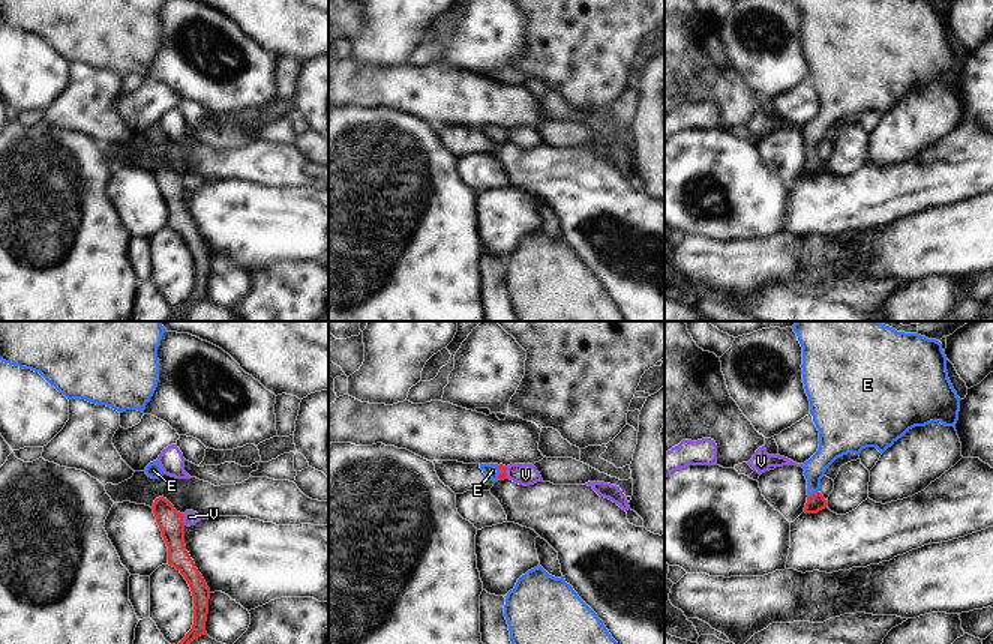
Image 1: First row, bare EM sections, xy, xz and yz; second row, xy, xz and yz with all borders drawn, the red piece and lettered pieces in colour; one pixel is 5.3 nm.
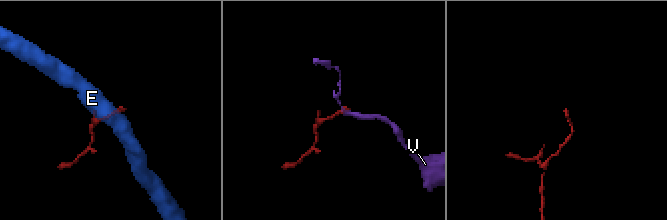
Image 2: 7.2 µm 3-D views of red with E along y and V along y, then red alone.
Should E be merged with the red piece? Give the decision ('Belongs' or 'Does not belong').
Belongs.

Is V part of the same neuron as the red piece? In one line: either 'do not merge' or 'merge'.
do not merge

